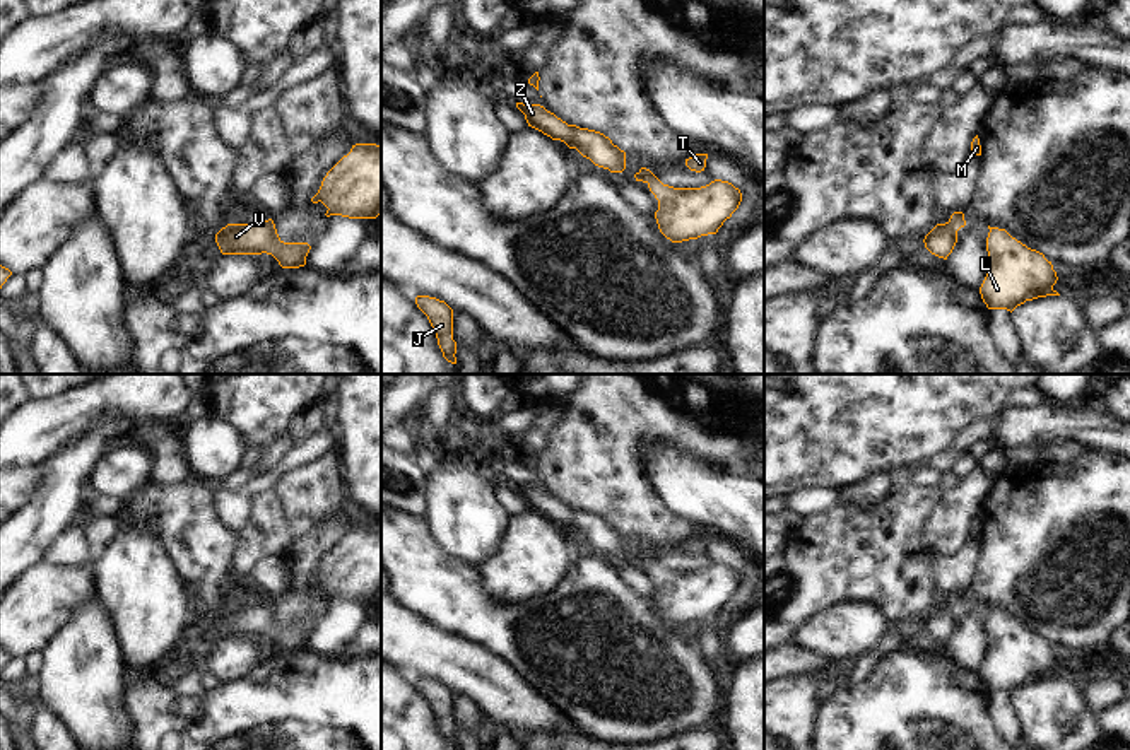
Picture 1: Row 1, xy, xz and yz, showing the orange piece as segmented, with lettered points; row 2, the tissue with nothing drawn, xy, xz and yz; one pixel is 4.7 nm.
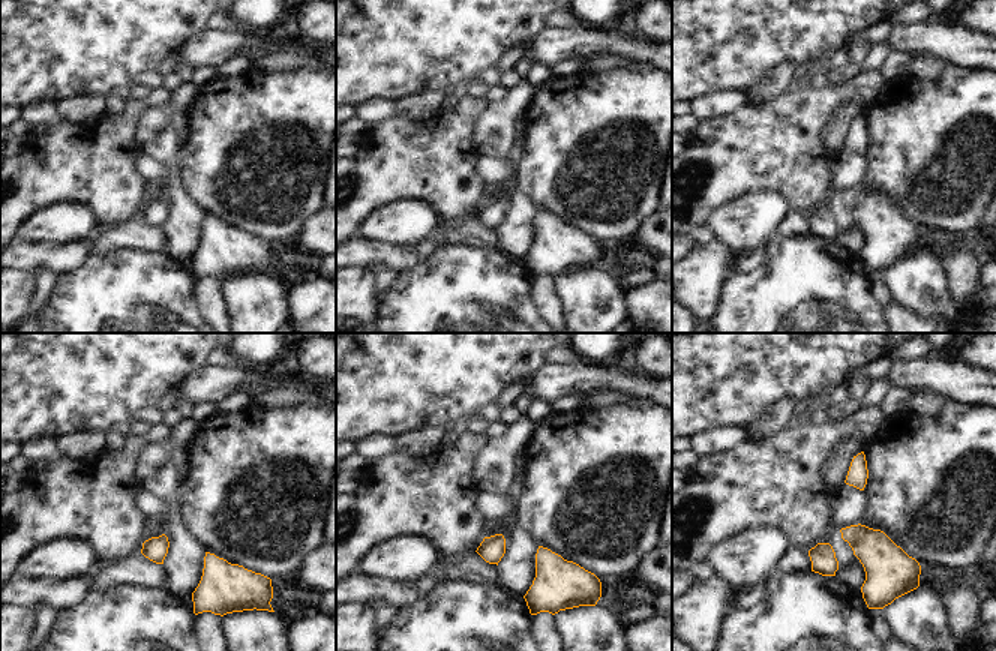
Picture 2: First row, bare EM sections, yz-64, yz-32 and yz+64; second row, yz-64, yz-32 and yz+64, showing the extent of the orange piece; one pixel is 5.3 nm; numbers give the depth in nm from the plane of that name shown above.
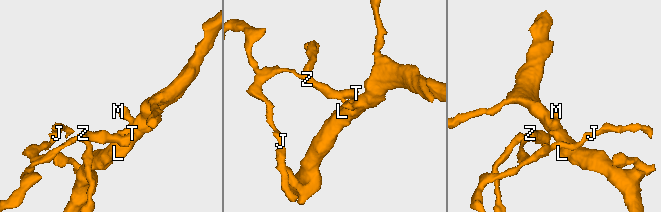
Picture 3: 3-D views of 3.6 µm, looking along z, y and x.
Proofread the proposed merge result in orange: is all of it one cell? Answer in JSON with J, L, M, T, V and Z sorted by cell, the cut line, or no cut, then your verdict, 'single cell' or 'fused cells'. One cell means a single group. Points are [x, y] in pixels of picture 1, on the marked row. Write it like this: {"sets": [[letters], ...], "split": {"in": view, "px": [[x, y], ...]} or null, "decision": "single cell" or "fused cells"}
{"sets": [["J", "L", "M", "T", "V", "Z"]], "split": null, "decision": "single cell"}

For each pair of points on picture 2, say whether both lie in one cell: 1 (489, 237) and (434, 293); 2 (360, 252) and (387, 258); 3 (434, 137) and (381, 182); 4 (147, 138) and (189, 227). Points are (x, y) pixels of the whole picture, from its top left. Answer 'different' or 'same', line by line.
1: different
2: same
3: same
4: same

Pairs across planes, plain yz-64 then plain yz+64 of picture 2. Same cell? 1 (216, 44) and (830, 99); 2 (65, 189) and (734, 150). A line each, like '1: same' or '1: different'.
1: different
2: same

